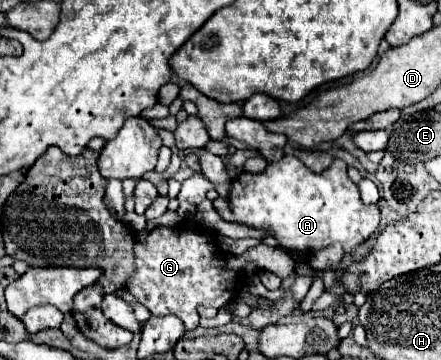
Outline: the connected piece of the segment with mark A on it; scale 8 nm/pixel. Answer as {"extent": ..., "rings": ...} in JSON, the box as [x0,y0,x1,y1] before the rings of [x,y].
{"extent":[228,155,380,259],"rings":[[[286,155],[282,161],[270,163],[262,173],[256,173],[256,175],[240,173],[232,181],[228,203],[230,203],[230,211],[236,221],[246,223],[252,229],[268,231],[278,241],[278,247],[288,251],[296,259],[312,257],[316,251],[320,251],[332,243],[340,243],[344,249],[344,255],[352,255],[352,251],[358,245],[362,245],[376,231],[378,221],[380,221],[378,205],[366,207],[362,203],[360,189],[346,175],[346,163],[342,159],[334,159],[326,171],[316,175],[298,157]]]}

